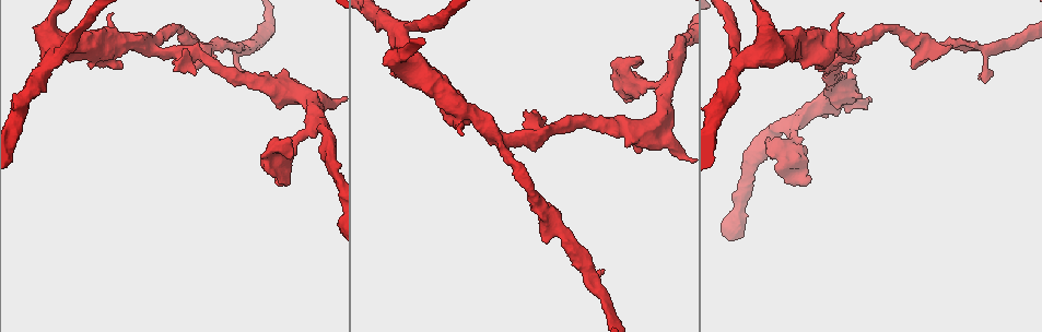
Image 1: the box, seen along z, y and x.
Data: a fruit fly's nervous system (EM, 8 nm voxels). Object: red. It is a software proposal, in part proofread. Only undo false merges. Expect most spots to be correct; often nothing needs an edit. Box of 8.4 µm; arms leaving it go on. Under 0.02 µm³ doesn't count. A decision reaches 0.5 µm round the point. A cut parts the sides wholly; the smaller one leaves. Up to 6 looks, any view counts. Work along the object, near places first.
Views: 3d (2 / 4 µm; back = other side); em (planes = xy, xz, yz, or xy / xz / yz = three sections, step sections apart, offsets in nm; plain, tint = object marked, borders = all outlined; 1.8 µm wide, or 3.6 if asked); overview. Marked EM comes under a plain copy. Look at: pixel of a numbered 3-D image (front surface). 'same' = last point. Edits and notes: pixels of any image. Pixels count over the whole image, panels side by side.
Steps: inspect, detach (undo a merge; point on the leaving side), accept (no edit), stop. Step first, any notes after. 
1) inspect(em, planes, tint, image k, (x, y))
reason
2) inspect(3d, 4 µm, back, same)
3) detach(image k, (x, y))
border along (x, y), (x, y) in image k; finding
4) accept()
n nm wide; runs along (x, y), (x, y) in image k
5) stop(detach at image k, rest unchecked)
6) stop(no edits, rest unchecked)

inspect(em, 3.6 µm, xy, step 8, tint, image 1, (455, 106))
a fork

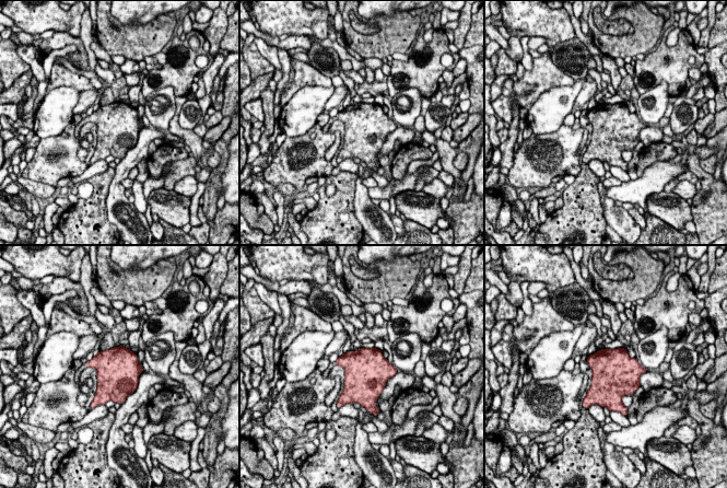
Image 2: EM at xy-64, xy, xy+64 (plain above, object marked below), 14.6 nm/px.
accept()
650 nm wide; continuous, no second neuron

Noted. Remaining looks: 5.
inspect(3d, 4 µm, image 1, (54, 55))
four arms meet

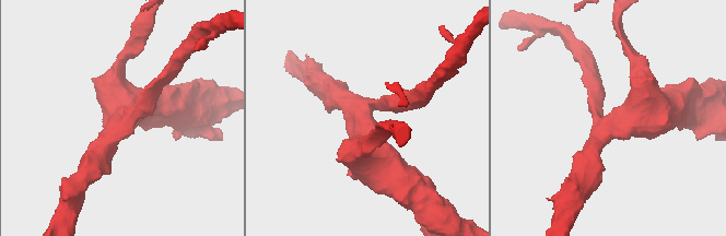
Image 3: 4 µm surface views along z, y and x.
inspect(em, 3.6 µm, xy, step 4, tint, image 3, (627, 119))
4 arms; shape alone is not enough

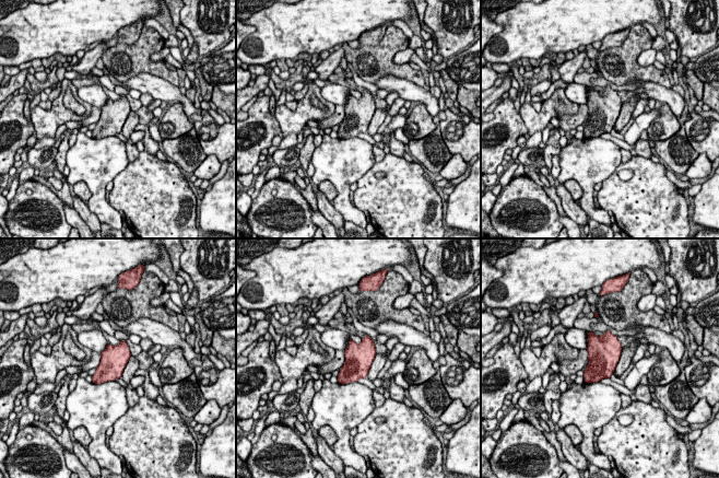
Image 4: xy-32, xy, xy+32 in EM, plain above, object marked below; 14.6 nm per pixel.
accept()
continuous, no second neuron

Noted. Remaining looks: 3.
inspect(3d, 2 µm, image 1, (537, 133))
a fork

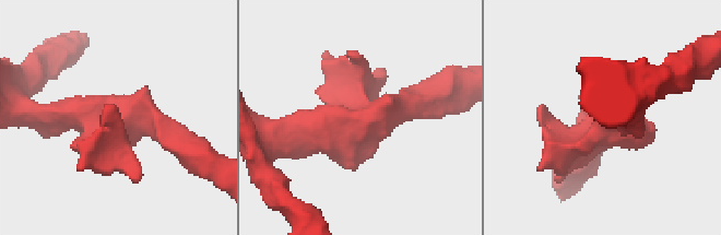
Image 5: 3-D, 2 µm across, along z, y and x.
inspect(em, planes, tint, image 5, (363, 118))

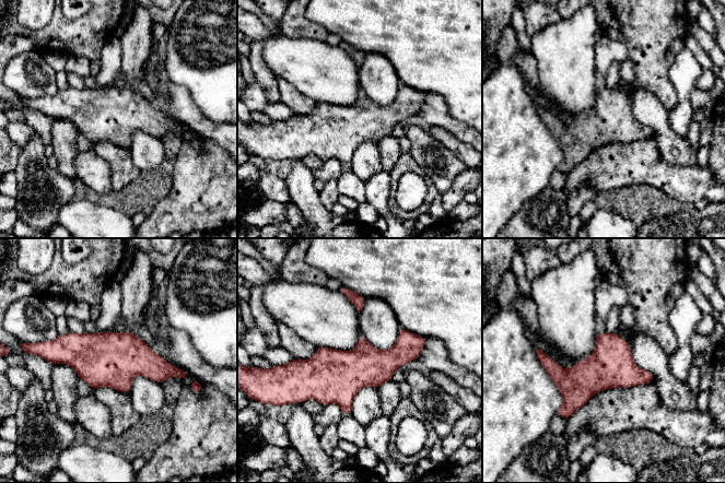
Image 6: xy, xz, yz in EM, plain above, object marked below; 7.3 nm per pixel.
accept()
continuous, no second neuron

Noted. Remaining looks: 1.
stop(no edits, rest unchecked)

